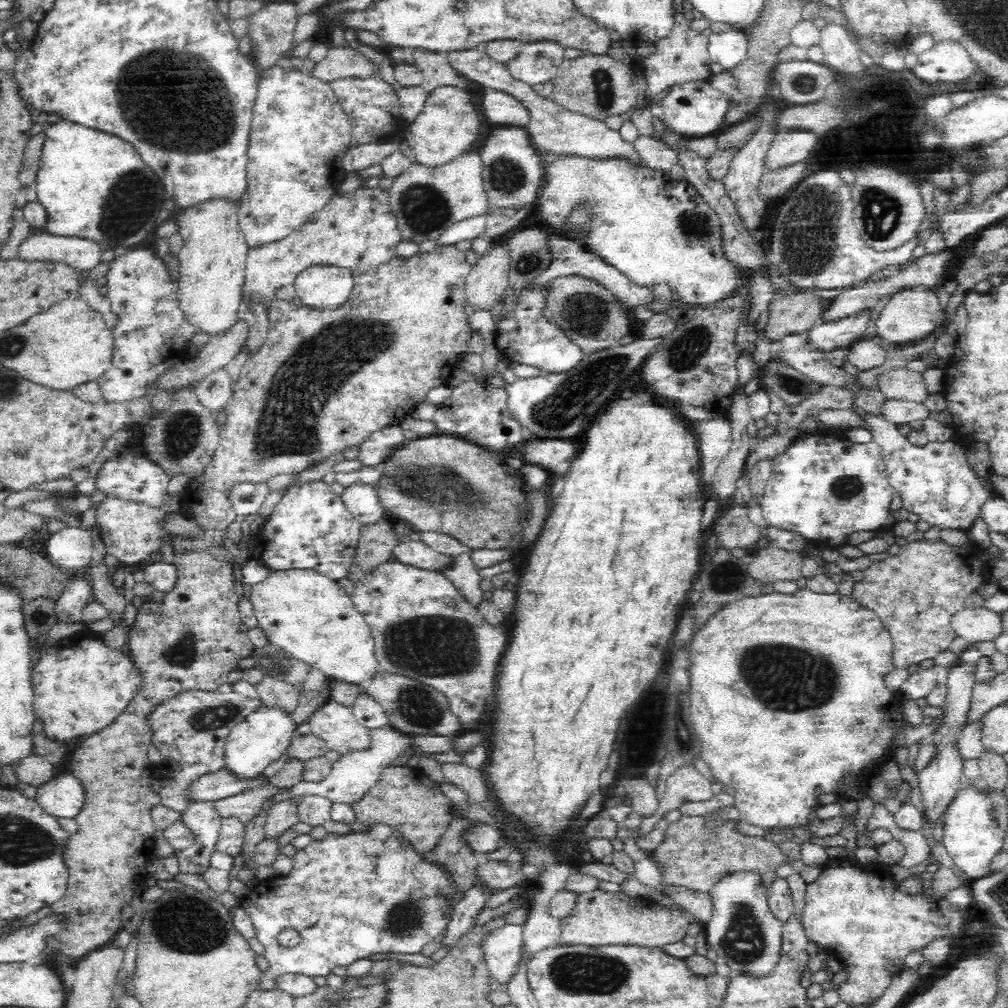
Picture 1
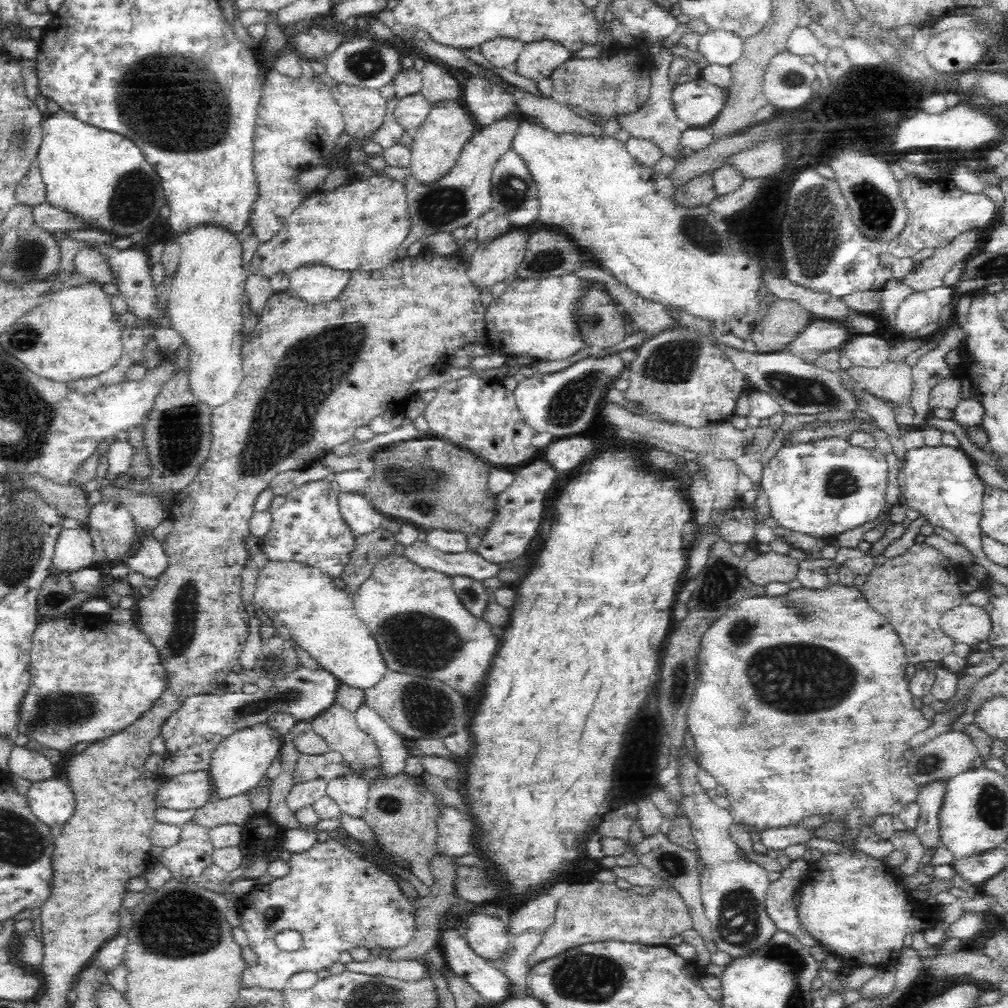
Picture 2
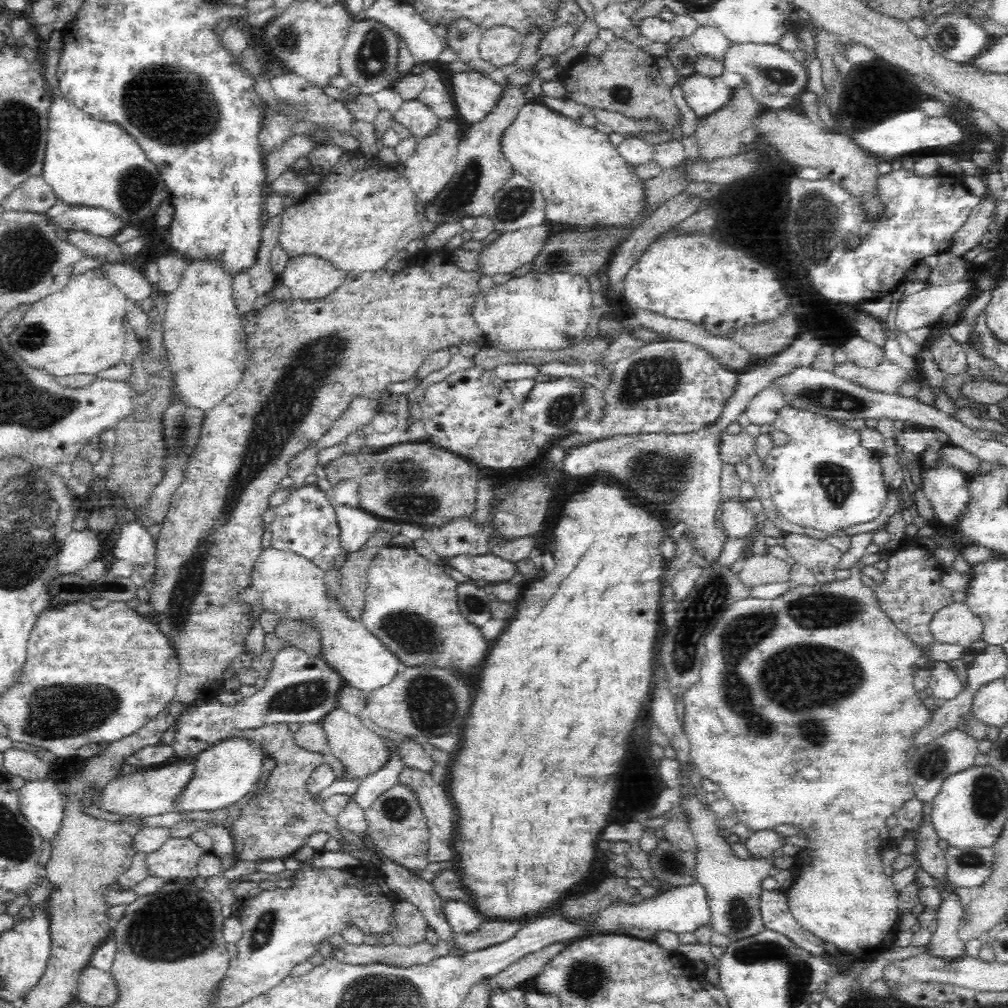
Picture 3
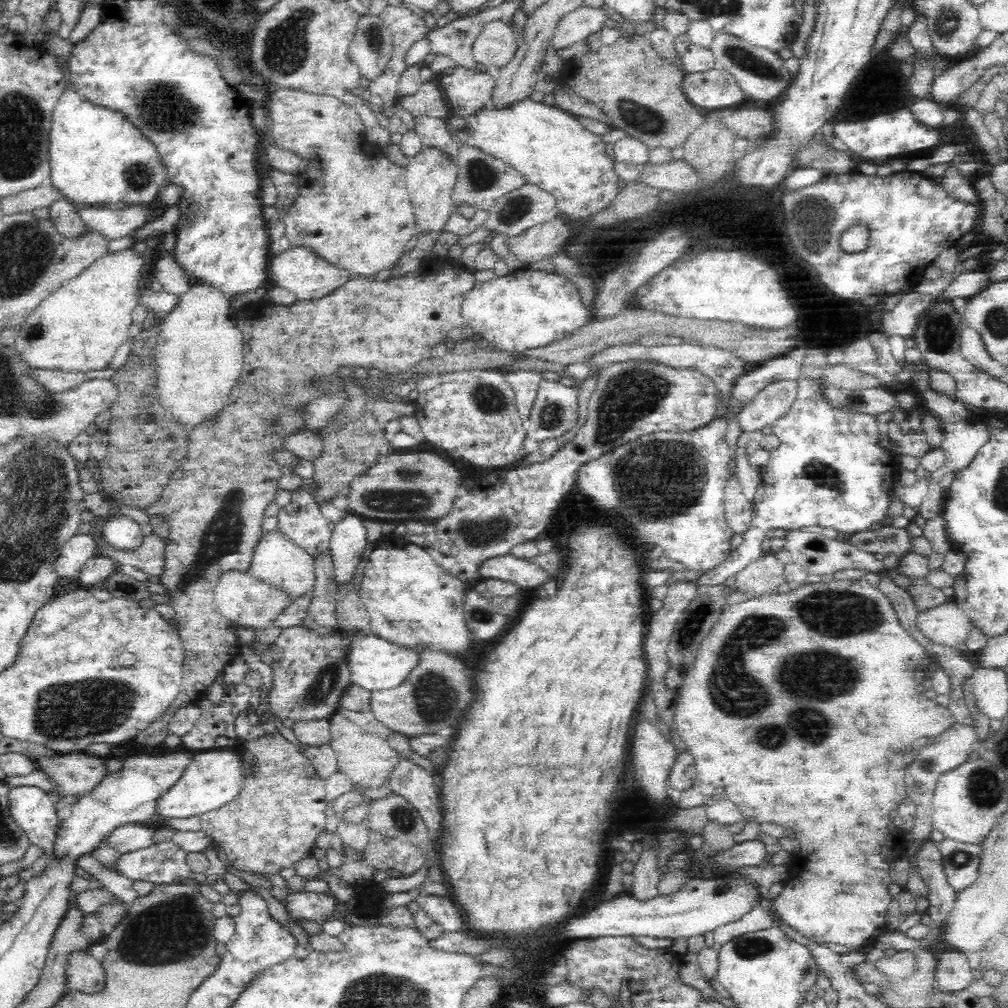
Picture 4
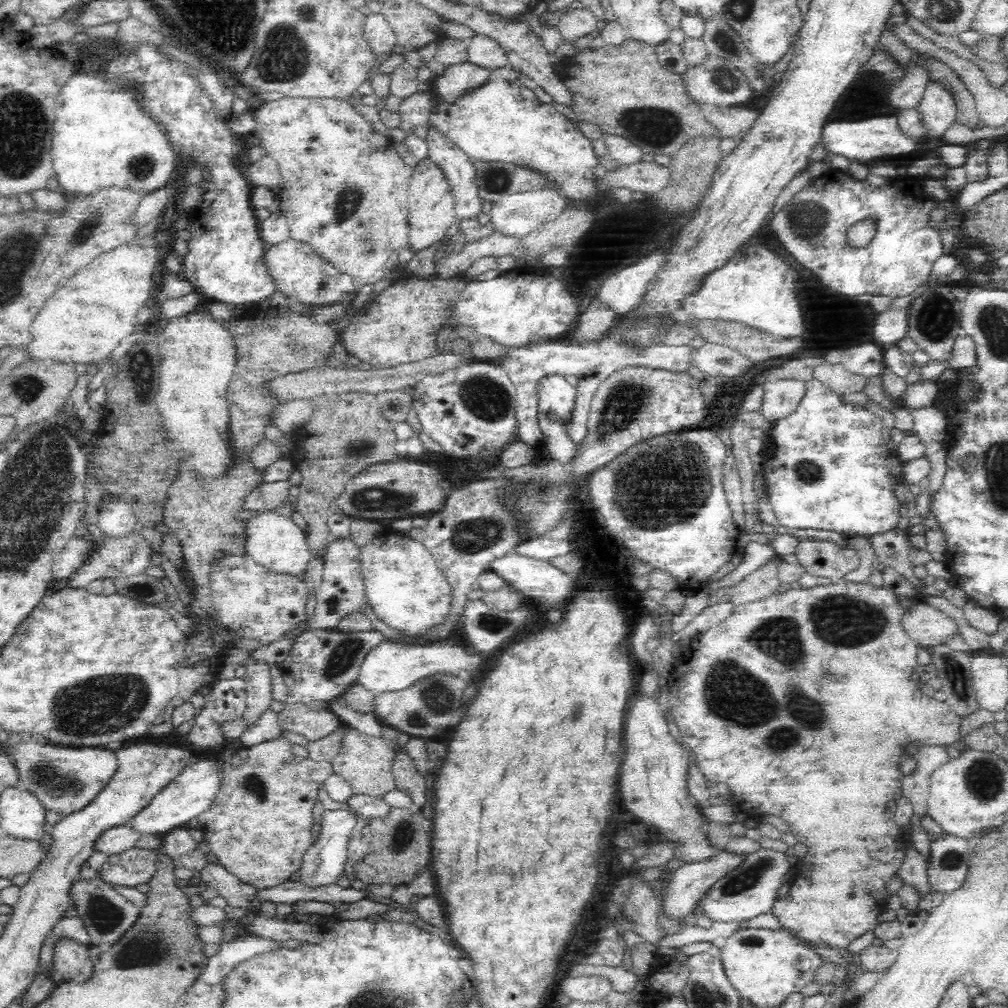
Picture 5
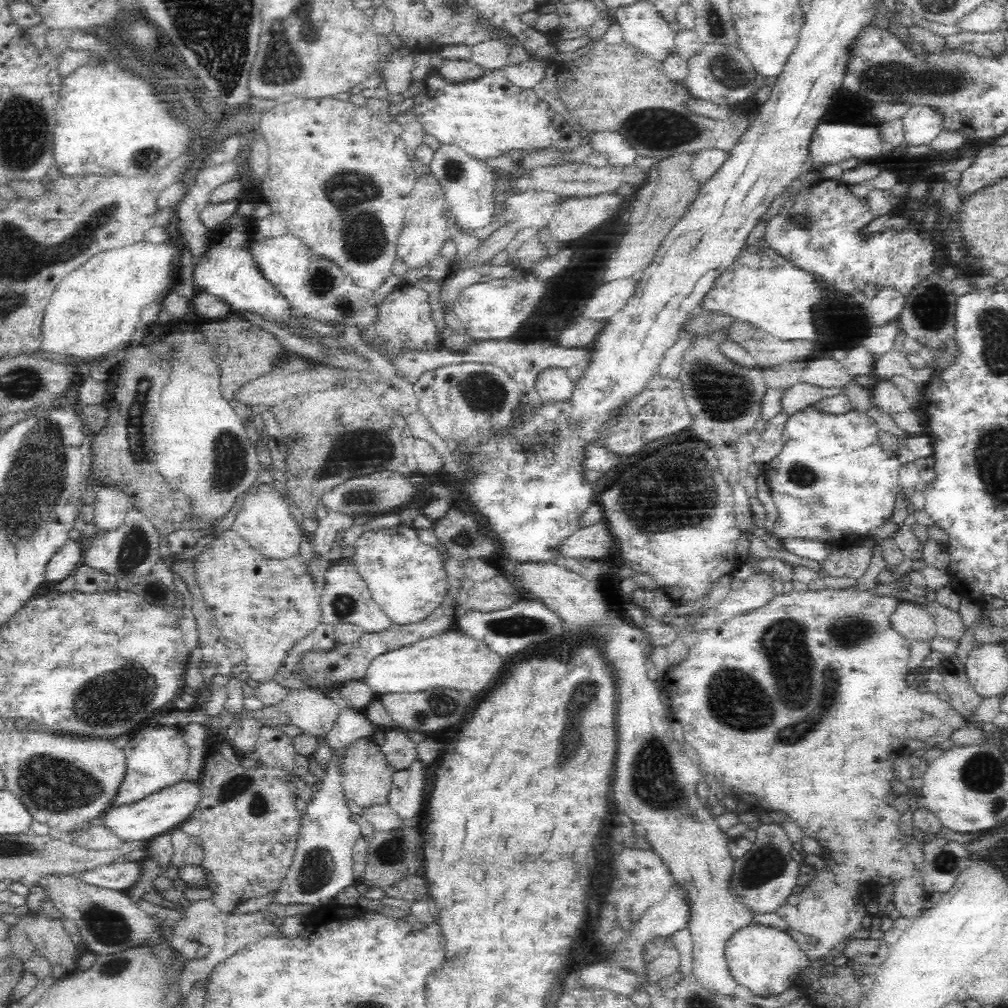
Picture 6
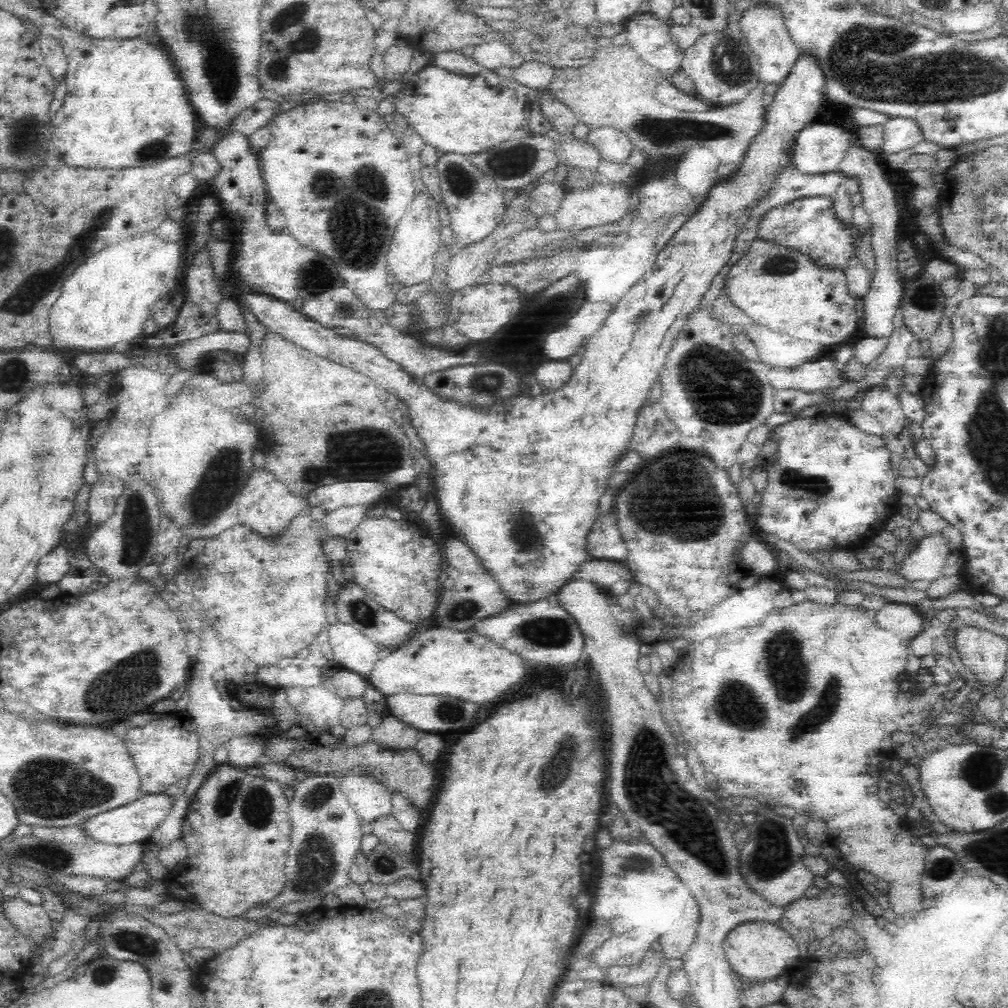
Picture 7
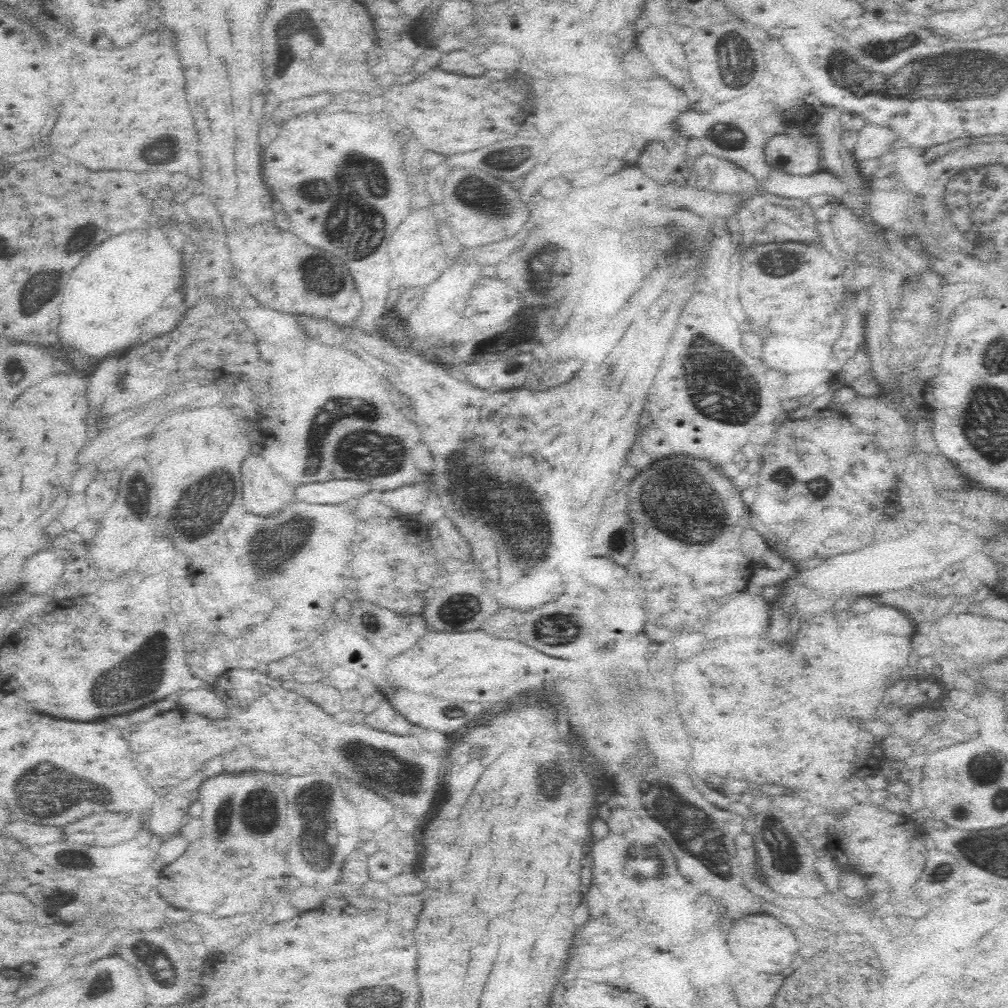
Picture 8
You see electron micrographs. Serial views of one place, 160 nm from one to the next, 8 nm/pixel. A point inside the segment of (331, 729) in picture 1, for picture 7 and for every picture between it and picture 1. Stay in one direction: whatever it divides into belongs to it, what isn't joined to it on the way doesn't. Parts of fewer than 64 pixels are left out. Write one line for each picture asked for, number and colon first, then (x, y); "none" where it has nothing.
2: (338, 727)
3: (361, 752)
4: (367, 760)
5: (365, 762)
6: (366, 775)
7: (370, 800)

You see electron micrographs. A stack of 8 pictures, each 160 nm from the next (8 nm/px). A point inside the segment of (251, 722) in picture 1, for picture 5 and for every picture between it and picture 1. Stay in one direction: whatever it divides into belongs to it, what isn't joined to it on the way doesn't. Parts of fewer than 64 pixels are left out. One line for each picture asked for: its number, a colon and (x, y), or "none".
2: (238, 764)
3: (230, 769)
4: (212, 778)
5: (192, 791)

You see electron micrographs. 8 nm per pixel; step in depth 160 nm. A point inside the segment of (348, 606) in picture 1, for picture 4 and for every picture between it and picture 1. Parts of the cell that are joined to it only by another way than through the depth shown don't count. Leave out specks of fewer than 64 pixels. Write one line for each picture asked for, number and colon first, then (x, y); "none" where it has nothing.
2: (306, 608)
3: (292, 586)
4: (376, 664)

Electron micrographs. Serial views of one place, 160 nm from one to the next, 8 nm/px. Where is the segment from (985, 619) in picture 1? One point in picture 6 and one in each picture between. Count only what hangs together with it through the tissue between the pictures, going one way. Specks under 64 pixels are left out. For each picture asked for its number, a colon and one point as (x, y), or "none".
2: (968, 624)
3: (955, 624)
4: (947, 624)
5: (927, 626)
6: (910, 620)

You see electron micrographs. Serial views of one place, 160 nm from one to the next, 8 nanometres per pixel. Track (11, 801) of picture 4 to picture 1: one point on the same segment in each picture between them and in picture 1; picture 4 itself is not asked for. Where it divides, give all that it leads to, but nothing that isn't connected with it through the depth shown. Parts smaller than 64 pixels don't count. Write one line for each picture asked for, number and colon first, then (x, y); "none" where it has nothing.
1: (62, 797)
2: (51, 801)
3: (40, 801)

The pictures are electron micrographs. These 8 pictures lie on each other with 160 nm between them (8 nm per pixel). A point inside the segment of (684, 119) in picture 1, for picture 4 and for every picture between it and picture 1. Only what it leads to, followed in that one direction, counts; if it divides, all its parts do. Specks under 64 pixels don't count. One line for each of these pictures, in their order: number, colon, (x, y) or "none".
2: (697, 102)
3: (705, 95)
4: (713, 90)

